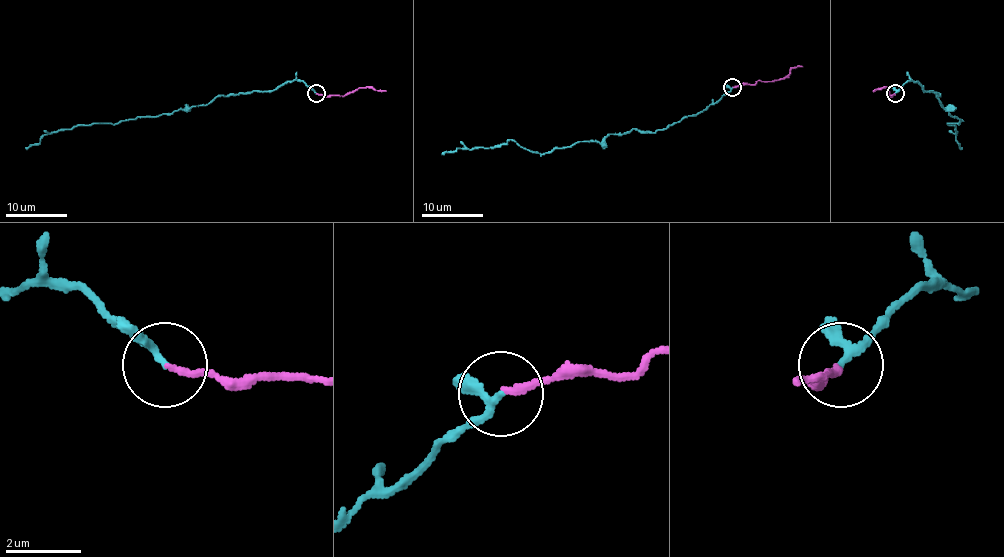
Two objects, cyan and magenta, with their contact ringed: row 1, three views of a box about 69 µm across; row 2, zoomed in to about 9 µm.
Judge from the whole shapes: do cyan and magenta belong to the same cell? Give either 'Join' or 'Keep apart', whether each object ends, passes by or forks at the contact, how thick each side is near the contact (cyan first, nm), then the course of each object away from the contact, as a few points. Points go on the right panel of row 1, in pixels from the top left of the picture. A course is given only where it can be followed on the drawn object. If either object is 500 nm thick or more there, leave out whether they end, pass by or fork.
Join. At the ring cyan passes by. At the ring magenta ends. Thickness 160 nm (cyan) against 180 nm. Course of cyan: (895, 94), (911, 80), (923, 90), (937, 92), (942, 106), (962, 120), (948, 123), (962, 149). Course of magenta: (895, 94), (888, 95), (888, 87), (874, 90)

